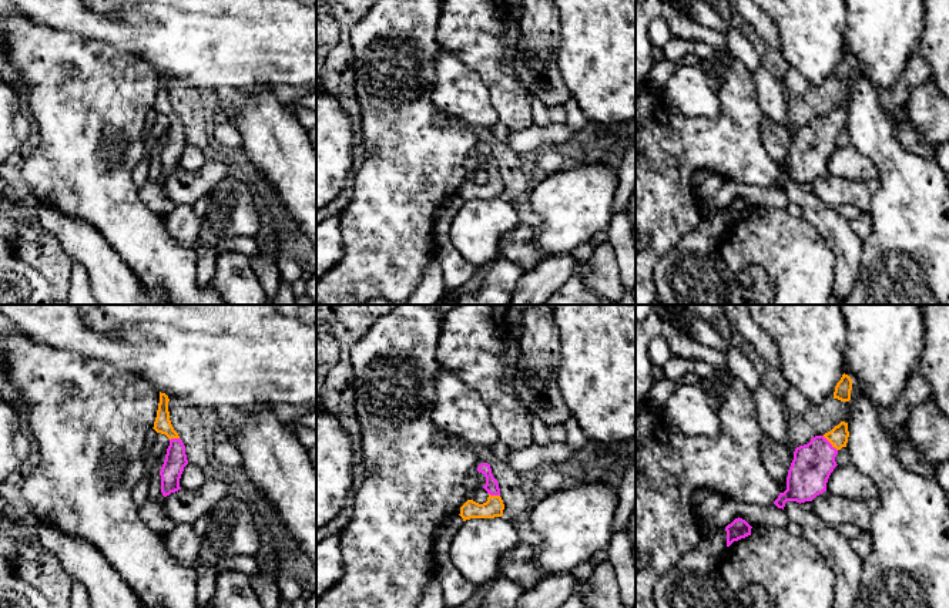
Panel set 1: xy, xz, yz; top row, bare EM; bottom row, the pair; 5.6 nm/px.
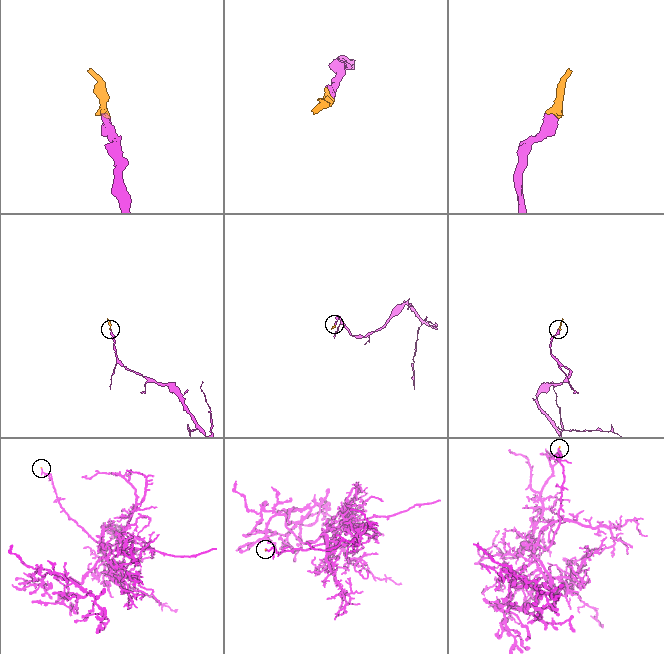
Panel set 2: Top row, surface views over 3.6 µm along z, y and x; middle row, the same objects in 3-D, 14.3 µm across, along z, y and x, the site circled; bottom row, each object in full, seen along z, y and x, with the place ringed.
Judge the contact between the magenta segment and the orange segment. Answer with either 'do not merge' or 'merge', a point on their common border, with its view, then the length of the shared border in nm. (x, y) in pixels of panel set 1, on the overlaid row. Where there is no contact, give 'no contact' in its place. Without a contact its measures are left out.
merge | yz (830, 443) | 120 nm

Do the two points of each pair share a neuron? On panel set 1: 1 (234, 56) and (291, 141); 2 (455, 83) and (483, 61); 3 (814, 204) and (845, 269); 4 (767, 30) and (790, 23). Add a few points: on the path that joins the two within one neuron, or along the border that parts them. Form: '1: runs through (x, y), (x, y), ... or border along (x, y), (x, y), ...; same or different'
1: border along (271, 86), (257, 86), (250, 91); different
2: border along (446, 50), (479, 76), (489, 91), (489, 100); different
3: runs through (825, 219), (845, 244), (845, 254); same
4: border along (767, 14), (775, 27), (780, 49); different

